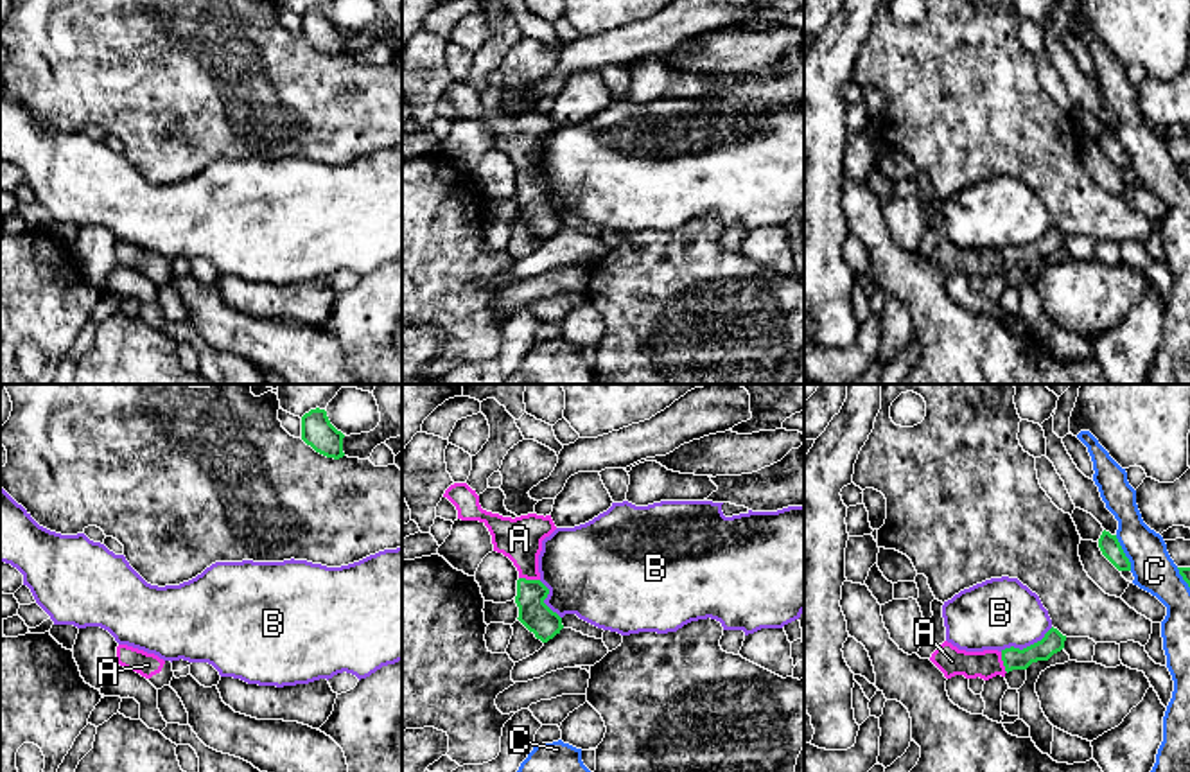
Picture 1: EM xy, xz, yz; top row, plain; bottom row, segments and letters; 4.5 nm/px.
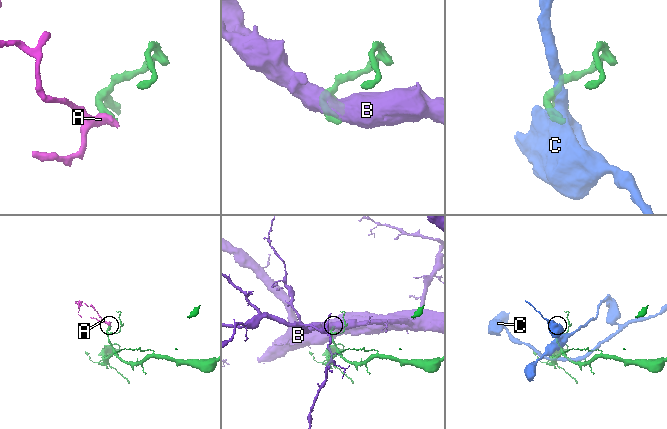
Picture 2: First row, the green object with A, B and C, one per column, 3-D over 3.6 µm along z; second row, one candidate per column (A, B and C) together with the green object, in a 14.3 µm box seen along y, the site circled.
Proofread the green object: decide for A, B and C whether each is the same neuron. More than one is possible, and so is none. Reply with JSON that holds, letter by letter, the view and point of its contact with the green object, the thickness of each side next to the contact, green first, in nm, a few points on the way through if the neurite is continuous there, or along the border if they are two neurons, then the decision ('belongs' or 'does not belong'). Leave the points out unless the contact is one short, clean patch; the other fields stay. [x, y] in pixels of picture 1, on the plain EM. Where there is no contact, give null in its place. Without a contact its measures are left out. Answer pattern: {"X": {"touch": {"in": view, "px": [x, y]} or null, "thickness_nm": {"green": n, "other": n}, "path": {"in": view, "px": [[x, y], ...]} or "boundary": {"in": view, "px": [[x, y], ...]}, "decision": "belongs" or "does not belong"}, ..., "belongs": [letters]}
{"A": {"touch": {"in": "xz", "px": [530, 178]}, "thickness_nm": {"green": 140, "other": 200}, "path": {"in": "xz", "px": [[533, 210], [530, 178], [519, 137]]}, "decision": "belongs"}, "B": {"touch": {"in": "yz", "px": [1027, 245]}, "thickness_nm": {"green": 100, "other": 320}, "decision": "does not belong"}, "C": {"touch": {"in": "yz", "px": [1124, 151]}, "thickness_nm": {"green": 90, "other": 190}, "decision": "does not belong"}, "belongs": ["A"]}

